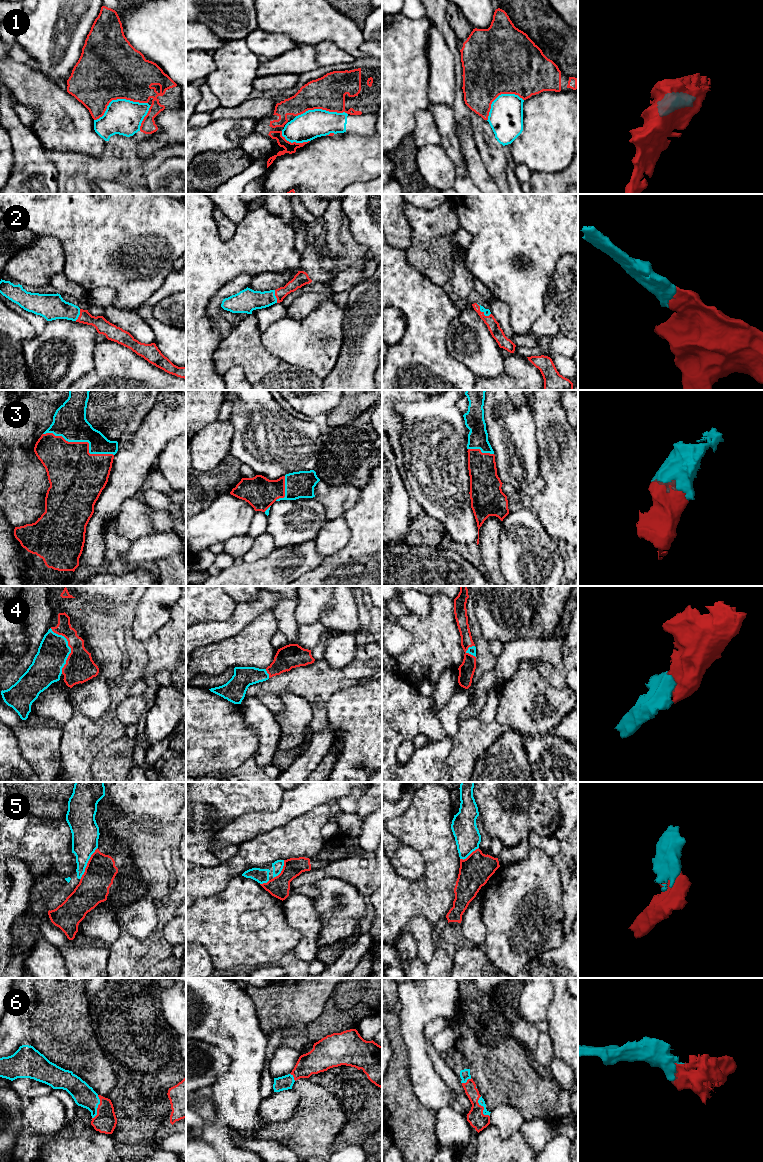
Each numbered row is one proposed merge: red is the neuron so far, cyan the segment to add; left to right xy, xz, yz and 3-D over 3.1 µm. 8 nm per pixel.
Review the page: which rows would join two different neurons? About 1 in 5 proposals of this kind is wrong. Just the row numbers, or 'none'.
1, 5

